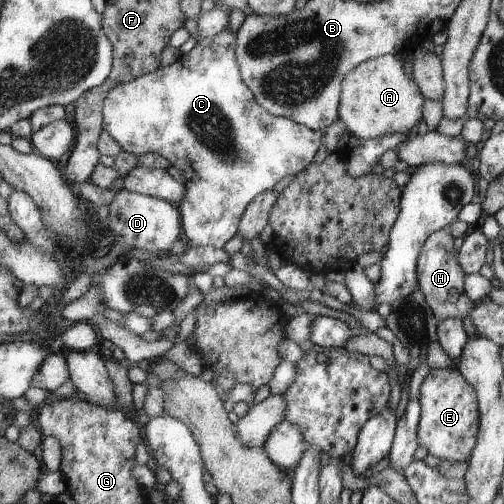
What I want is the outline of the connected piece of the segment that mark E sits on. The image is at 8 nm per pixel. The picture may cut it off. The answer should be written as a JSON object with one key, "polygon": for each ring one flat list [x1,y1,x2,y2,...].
{"polygon":[[453,367,431,369,420,388,421,418,417,429,420,446,441,460,468,461,479,432,478,398,474,388]]}

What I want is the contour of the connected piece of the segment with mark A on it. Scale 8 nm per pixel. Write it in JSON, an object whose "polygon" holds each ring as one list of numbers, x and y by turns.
{"polygon":[[386,54,367,59,350,72,342,85,339,119,357,138,384,138,389,134,406,134,417,128,424,108,424,96,412,74,404,72,404,57]]}

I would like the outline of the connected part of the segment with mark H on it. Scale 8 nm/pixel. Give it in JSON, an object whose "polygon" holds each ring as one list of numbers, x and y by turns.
{"polygon":[[447,228,430,234,418,258,420,290,425,294,426,303,439,322,455,317,463,320,472,313,475,304,466,296,464,287,465,273,458,264,457,253,453,248,453,236]]}

